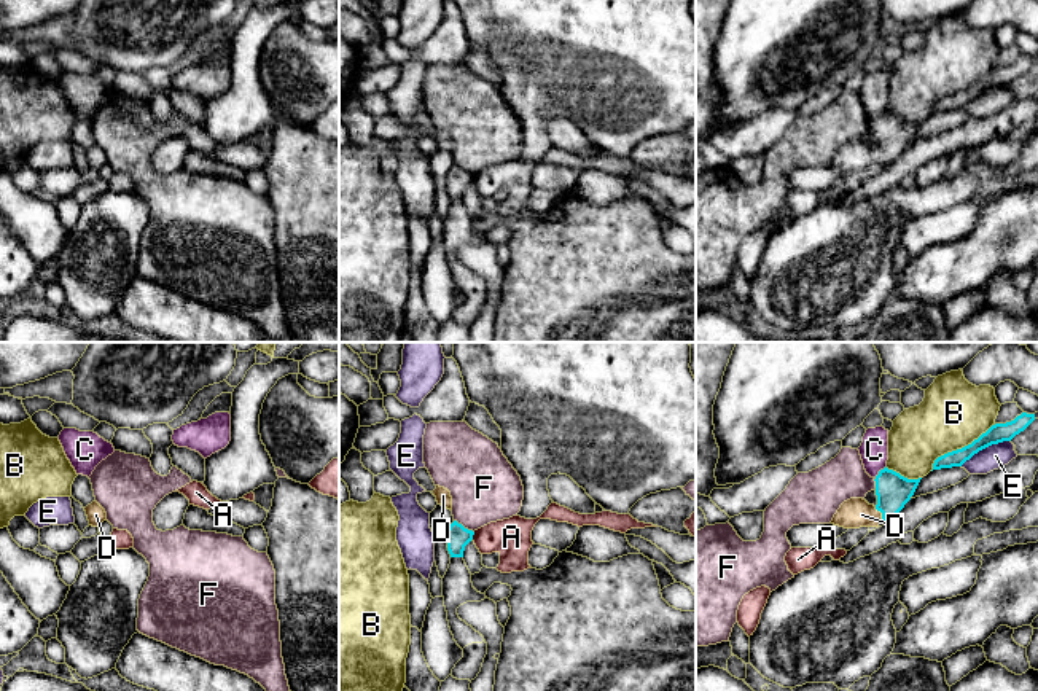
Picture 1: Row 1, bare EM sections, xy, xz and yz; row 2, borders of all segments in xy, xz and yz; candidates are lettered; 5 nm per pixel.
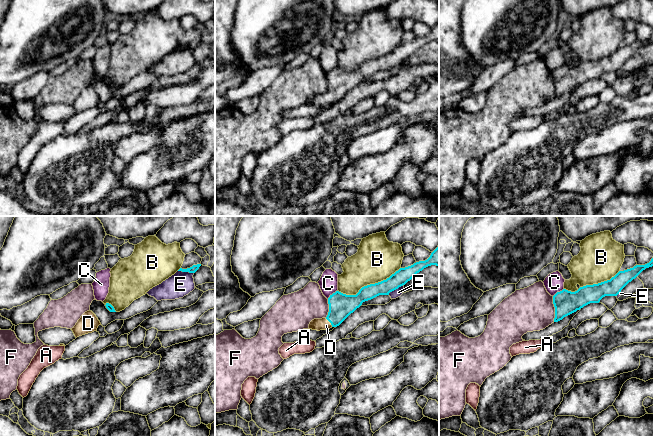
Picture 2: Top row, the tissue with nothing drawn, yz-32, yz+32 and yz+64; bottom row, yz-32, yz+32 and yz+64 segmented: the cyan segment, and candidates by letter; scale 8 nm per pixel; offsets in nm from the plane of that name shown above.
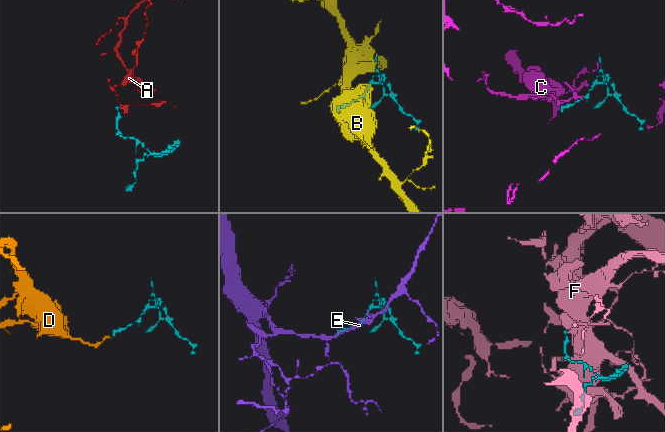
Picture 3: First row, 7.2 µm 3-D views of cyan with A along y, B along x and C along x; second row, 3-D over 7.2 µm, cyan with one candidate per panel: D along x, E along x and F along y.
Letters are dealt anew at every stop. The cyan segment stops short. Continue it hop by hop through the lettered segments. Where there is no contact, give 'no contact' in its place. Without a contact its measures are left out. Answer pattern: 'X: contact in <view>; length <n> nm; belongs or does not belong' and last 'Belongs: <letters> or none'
A: contact in xz; length 40 nm; does not belong
B: contact in yz; length 400 nm; does not belong
C: contact in yz; length 100 nm; does not belong
D: contact in yz; length 80 nm; belongs
E: contact in yz; length 280 nm; does not belong
F: contact in xz; length 120 nm; does not belong
Belongs: D

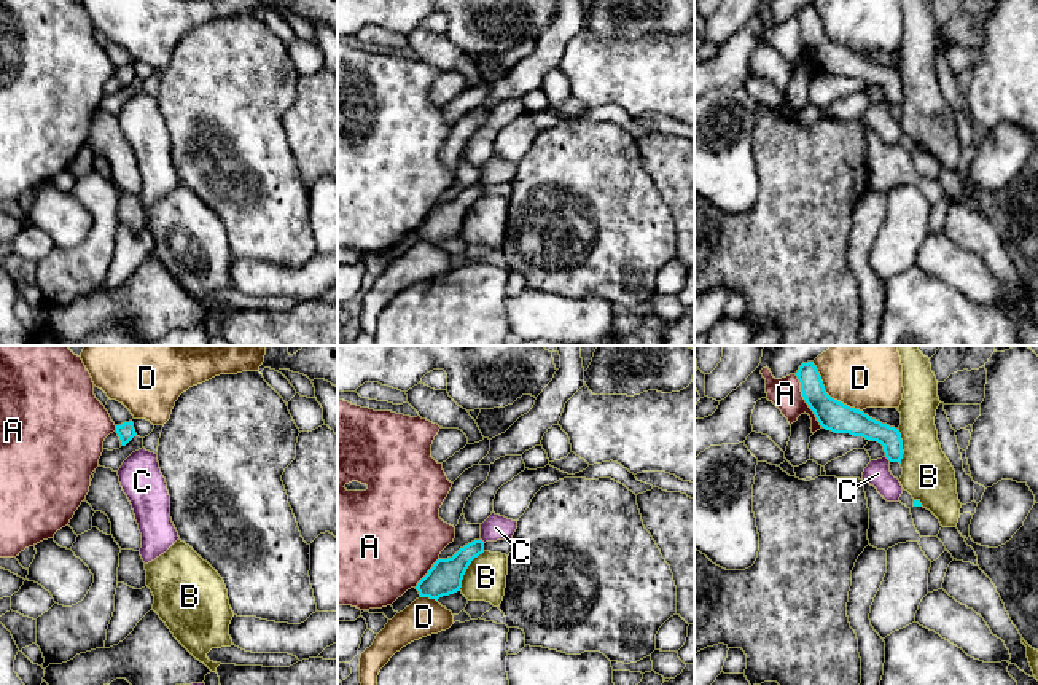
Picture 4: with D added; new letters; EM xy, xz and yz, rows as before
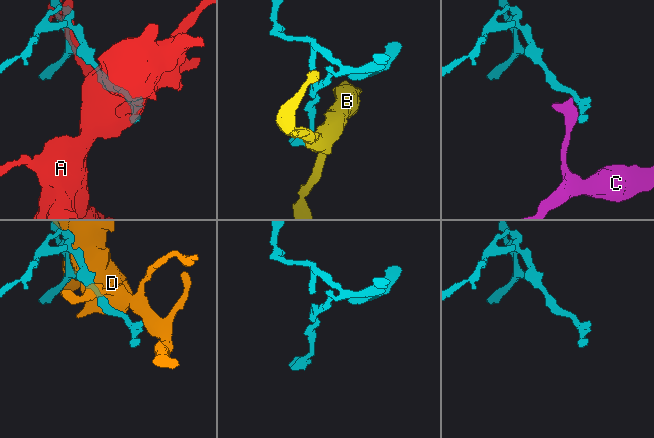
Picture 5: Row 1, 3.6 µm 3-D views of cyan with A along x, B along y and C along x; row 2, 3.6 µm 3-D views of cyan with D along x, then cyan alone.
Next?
A: contact in yz; length 300 nm; does not belong
B: contact in xz; length 240 nm; does not belong
C: contact in xz; length 40 nm; does not belong
D: contact in yz; length 360 nm; does not belong
Belongs: none

